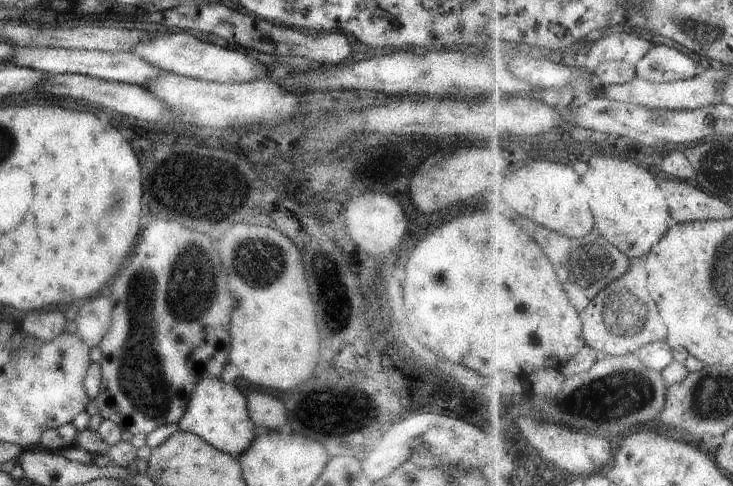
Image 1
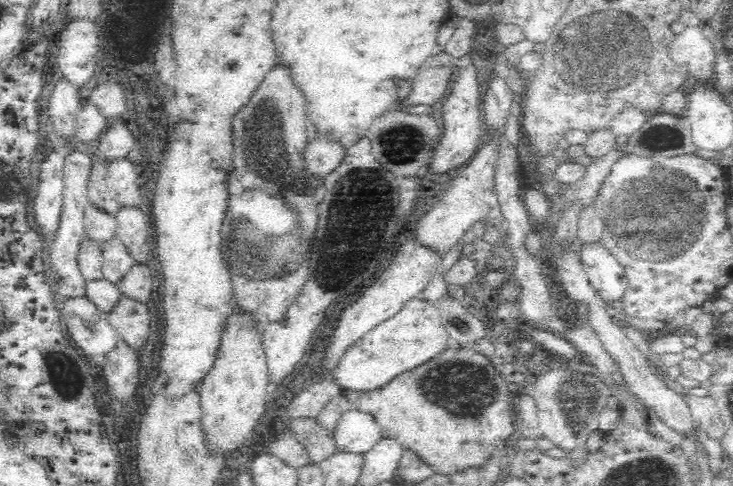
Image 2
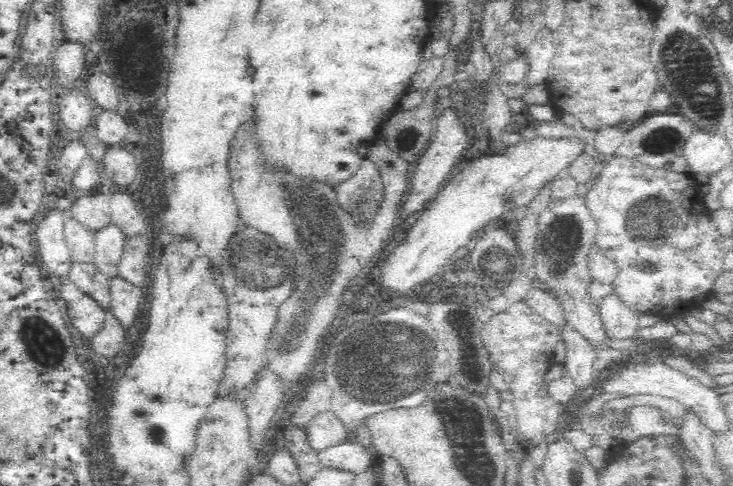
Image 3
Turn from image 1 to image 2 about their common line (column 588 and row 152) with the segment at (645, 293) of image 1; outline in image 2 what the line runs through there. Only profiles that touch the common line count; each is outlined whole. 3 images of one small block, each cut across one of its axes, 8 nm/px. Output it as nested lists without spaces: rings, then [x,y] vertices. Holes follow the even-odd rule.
[[[315,135],[309,136],[309,145],[305,153],[306,165],[317,174],[317,178],[323,178],[330,170],[337,168],[345,155],[342,147],[330,141],[318,139]]]

